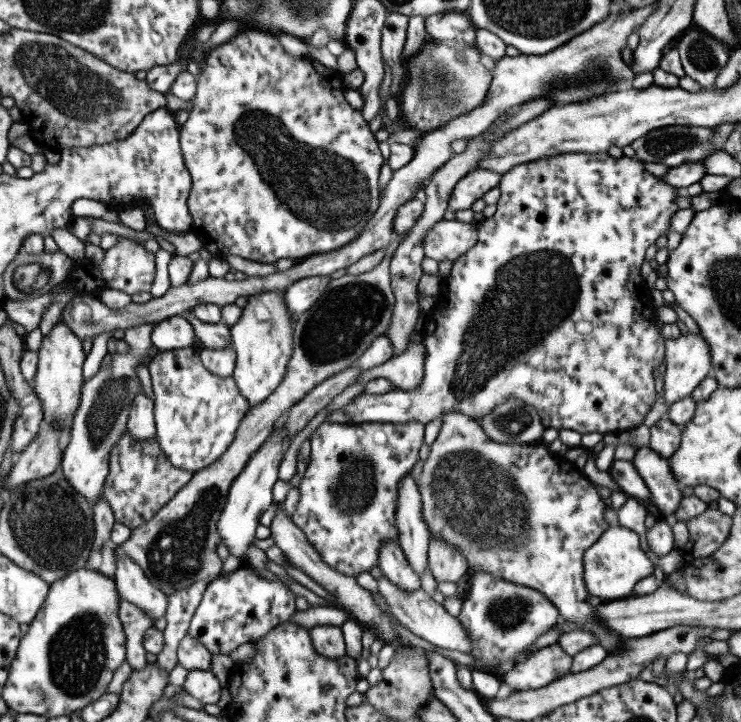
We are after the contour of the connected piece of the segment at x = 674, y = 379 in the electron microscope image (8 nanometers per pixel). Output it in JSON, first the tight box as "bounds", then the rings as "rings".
{"bounds":[661,332,711,409],"rings":[[[698,332],[680,334],[677,338],[663,338],[665,371],[663,372],[661,398],[667,409],[675,400],[689,397],[691,391],[707,377],[711,370],[711,360],[707,342]]]}

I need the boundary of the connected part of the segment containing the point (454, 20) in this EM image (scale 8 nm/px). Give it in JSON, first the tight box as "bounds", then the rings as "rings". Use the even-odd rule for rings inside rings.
{"bounds":[425,13,473,44],"rings":[[[445,13],[425,17],[425,33],[435,42],[452,44],[467,28],[473,28],[465,13]]]}

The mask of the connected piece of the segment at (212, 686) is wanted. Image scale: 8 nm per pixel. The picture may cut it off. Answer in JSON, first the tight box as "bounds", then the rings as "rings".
{"bounds":[181,669,221,705],"rings":[[[201,669],[187,671],[181,687],[202,705],[215,704],[221,690],[219,681],[213,673]]]}

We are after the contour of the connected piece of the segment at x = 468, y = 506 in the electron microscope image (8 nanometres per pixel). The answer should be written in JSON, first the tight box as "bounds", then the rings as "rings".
{"bounds":[416,411,624,653],"rings":[[[457,411],[443,413],[440,417],[441,428],[429,446],[429,455],[416,486],[422,505],[421,517],[429,537],[441,537],[445,543],[457,547],[465,557],[469,573],[486,572],[494,578],[539,591],[553,603],[560,618],[593,634],[597,645],[607,653],[617,652],[624,638],[597,625],[595,607],[587,603],[589,593],[582,578],[583,552],[607,529],[602,513],[609,503],[601,501],[594,484],[587,480],[582,470],[573,462],[550,454],[541,442],[497,444],[485,435],[474,417]]]}

